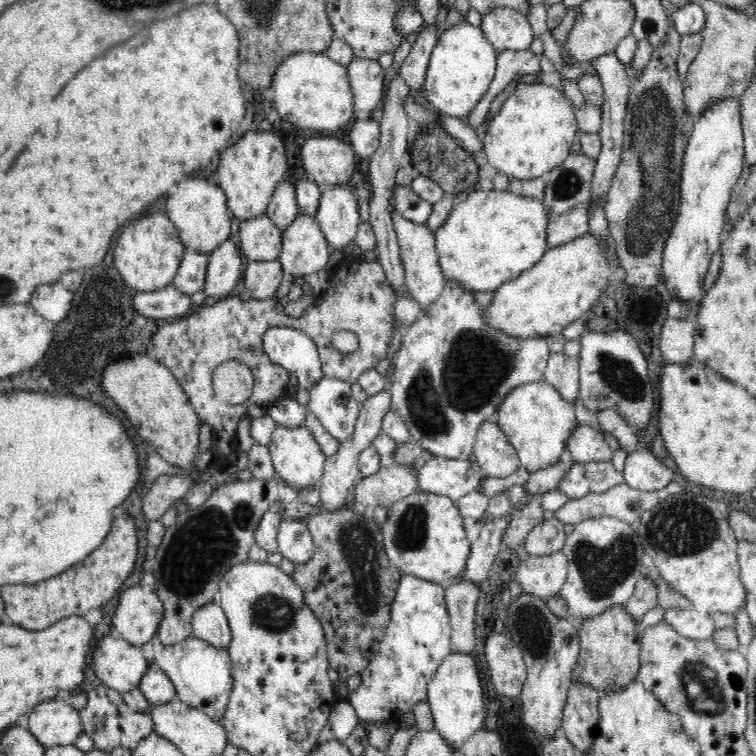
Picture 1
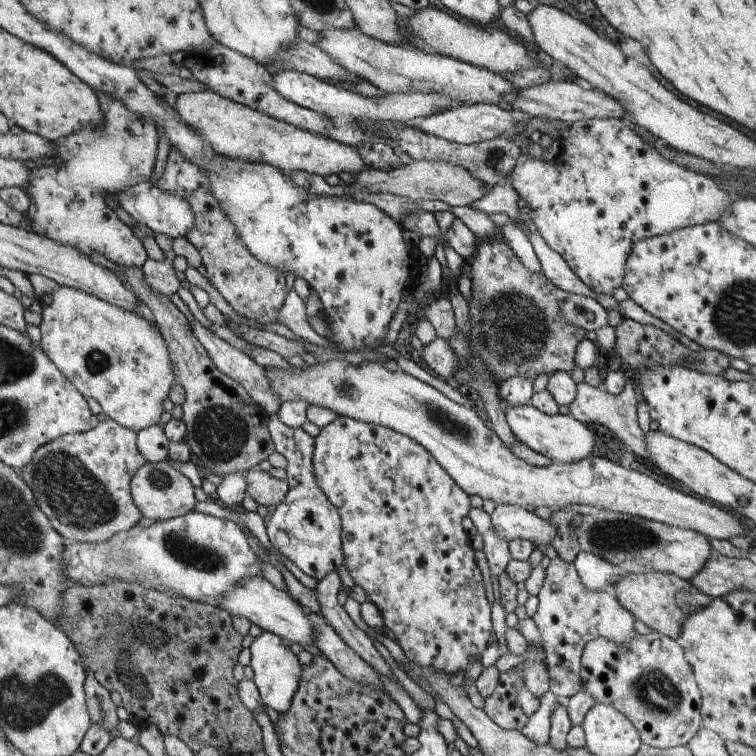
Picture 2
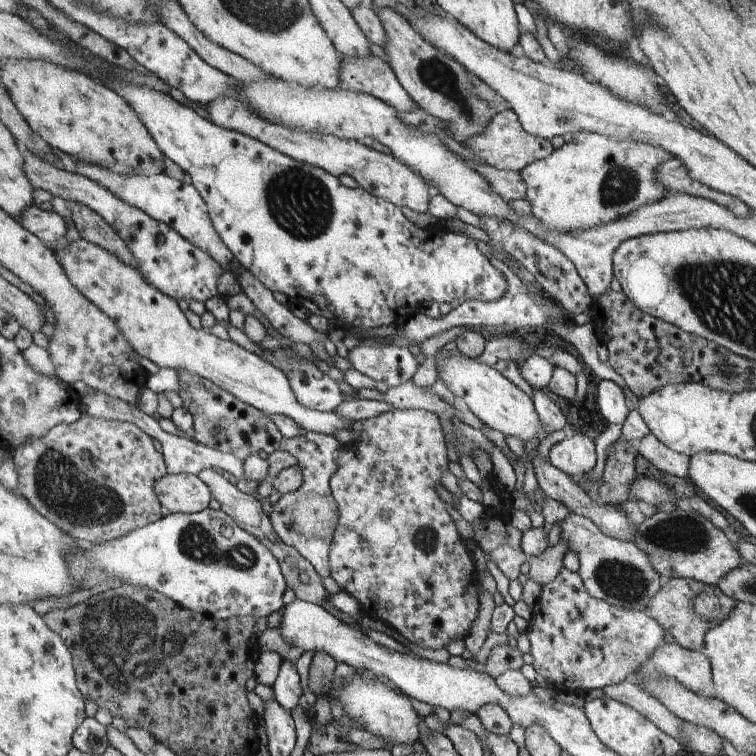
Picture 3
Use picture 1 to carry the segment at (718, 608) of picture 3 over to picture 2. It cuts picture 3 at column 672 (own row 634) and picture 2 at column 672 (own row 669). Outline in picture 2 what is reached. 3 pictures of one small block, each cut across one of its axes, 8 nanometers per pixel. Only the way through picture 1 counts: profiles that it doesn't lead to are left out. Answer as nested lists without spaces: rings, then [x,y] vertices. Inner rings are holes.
[[[650,572],[626,574],[611,590],[621,604],[653,631],[667,638],[678,639],[690,614],[698,613],[711,604],[712,598],[691,582],[671,573]]]

